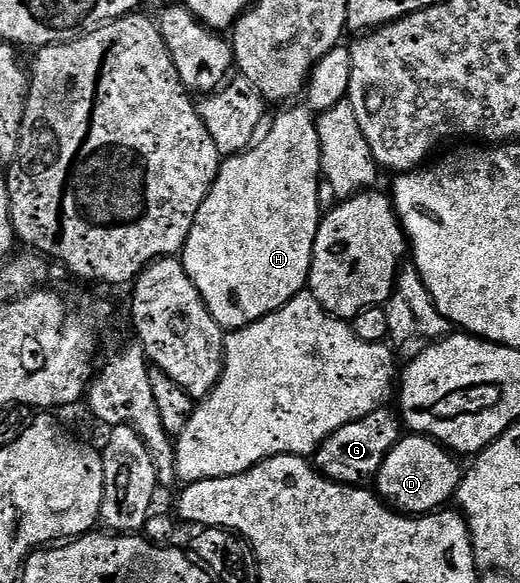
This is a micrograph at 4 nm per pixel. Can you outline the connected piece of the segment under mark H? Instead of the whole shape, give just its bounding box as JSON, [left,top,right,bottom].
[179,109,323,331]

